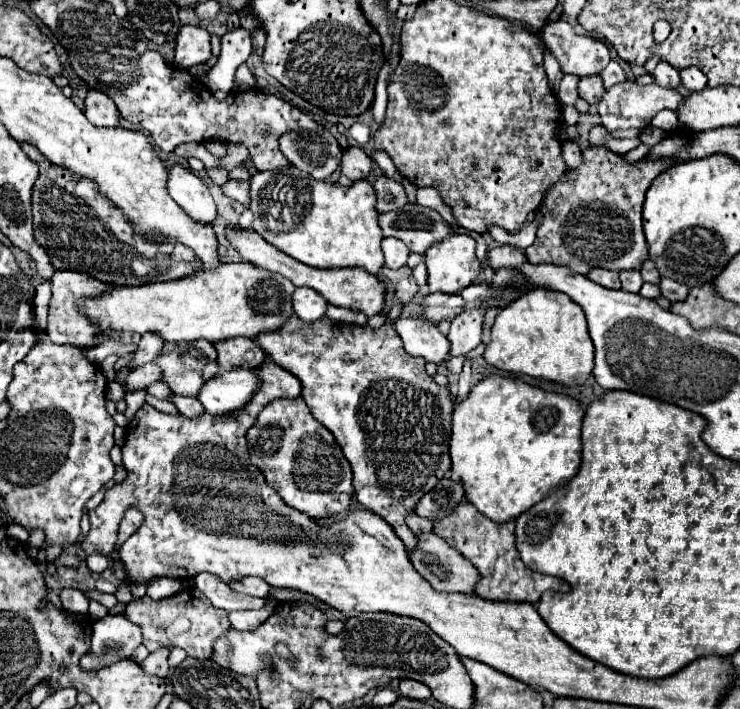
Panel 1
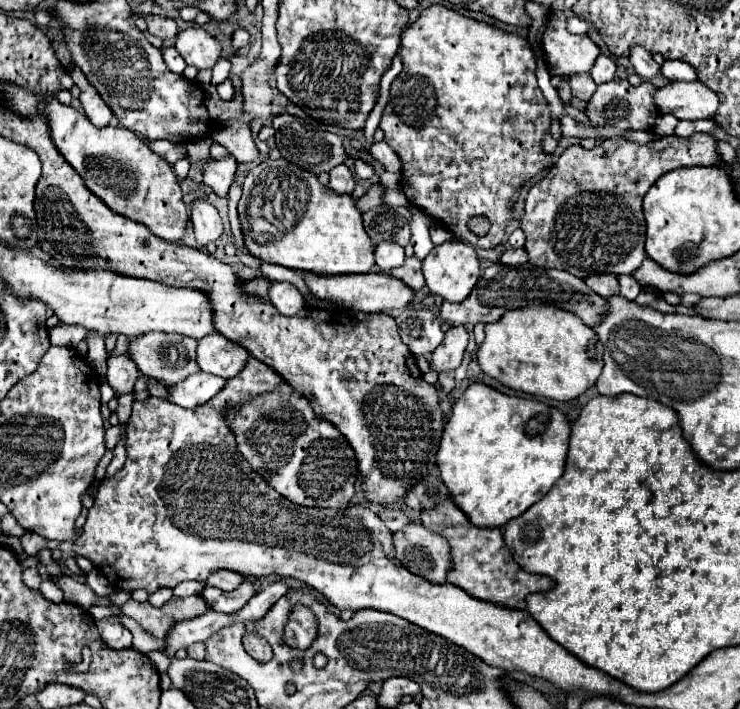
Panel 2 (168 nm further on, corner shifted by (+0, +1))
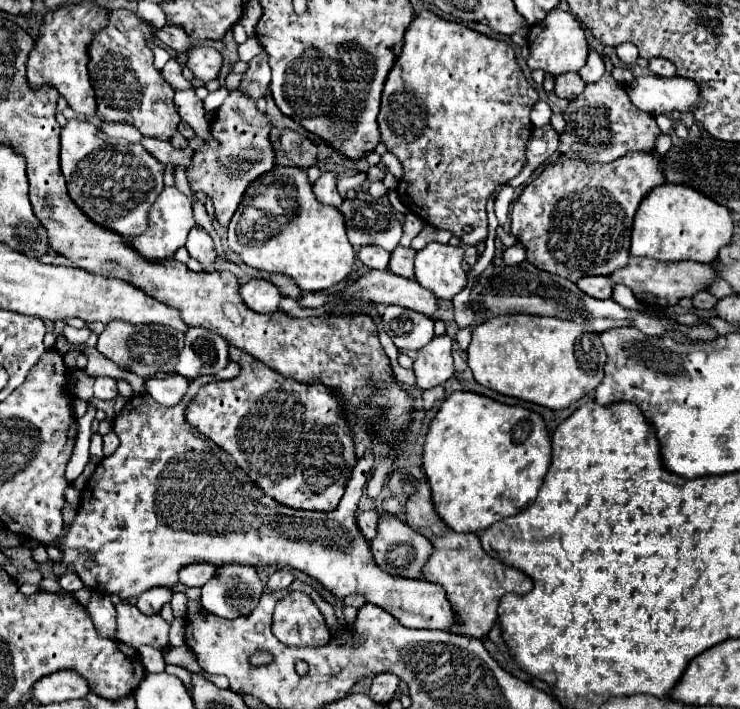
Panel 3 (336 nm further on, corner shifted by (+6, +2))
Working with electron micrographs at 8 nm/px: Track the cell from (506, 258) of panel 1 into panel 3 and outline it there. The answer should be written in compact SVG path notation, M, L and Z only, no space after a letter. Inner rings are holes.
M516 243L504 251L504 263L506 265L518 265L526 259L526 249L522 243Z

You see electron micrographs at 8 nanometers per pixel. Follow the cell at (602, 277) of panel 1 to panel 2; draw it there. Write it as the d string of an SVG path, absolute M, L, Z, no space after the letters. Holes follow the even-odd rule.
M594 274L594 276L588 276L586 278L586 284L600 296L608 298L608 296L614 296L618 294L620 286L618 286L618 278L614 274Z

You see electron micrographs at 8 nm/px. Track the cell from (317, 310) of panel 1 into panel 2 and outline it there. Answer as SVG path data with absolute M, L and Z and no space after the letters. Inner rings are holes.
M274 282L274 286L270 288L270 302L284 316L294 316L302 308L306 308L306 300L300 290L288 282Z

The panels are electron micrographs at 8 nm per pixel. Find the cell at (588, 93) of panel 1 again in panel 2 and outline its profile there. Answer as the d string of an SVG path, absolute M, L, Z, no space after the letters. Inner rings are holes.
M590 74L570 76L570 78L568 78L568 82L570 82L570 88L572 88L574 98L578 98L578 100L588 102L588 98L596 92L596 82L592 80L592 76L590 76Z

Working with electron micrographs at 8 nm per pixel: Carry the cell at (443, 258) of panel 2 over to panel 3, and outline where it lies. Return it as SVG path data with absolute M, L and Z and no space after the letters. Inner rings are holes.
M428 243L424 249L416 255L416 281L430 289L438 299L452 299L456 293L460 293L468 285L468 275L462 267L464 263L464 251L462 247L454 245L442 245L442 243Z

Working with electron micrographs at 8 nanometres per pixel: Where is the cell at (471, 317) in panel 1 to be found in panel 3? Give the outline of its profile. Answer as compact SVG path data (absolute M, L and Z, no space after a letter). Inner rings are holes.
M448 335L434 337L424 349L418 351L414 361L416 387L420 391L444 385L454 375L452 363L452 339Z

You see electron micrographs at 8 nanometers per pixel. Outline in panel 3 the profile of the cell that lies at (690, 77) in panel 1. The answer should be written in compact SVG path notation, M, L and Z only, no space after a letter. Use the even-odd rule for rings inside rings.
M656 57L656 59L650 59L648 61L648 69L658 75L658 77L674 77L676 75L676 67L664 59L664 57Z

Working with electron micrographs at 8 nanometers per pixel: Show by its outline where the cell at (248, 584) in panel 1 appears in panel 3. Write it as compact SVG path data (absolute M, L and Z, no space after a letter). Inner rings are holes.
M194 563L180 569L178 577L180 583L186 587L202 587L204 581L212 579L212 573L216 573L216 567L210 563Z

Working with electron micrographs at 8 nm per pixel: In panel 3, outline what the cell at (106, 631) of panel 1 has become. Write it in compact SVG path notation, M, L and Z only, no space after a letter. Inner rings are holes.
M92 593L90 601L88 601L88 613L96 625L96 631L104 637L112 637L116 639L116 613L114 613L114 605L110 601L108 593Z

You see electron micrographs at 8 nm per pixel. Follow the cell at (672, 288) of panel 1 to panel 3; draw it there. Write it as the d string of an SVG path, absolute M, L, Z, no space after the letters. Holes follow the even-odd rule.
M708 291L696 293L696 295L692 297L692 301L694 301L694 307L696 307L696 309L714 309L716 303L718 303L718 299L716 299L712 293L708 293Z

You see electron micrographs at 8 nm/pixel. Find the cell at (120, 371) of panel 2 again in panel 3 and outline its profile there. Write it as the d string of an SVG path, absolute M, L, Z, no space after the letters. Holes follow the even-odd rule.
M96 377L94 397L98 397L98 399L116 399L118 397L116 379L112 379L112 377Z

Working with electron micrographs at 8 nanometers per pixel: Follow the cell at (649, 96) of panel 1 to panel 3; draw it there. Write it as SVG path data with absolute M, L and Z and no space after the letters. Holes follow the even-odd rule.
M604 73L600 81L586 85L586 89L568 103L564 121L566 129L560 133L558 153L588 163L610 163L634 151L650 153L656 147L656 137L662 135L654 115L636 109L628 101L628 95L624 95L624 87L610 73Z

